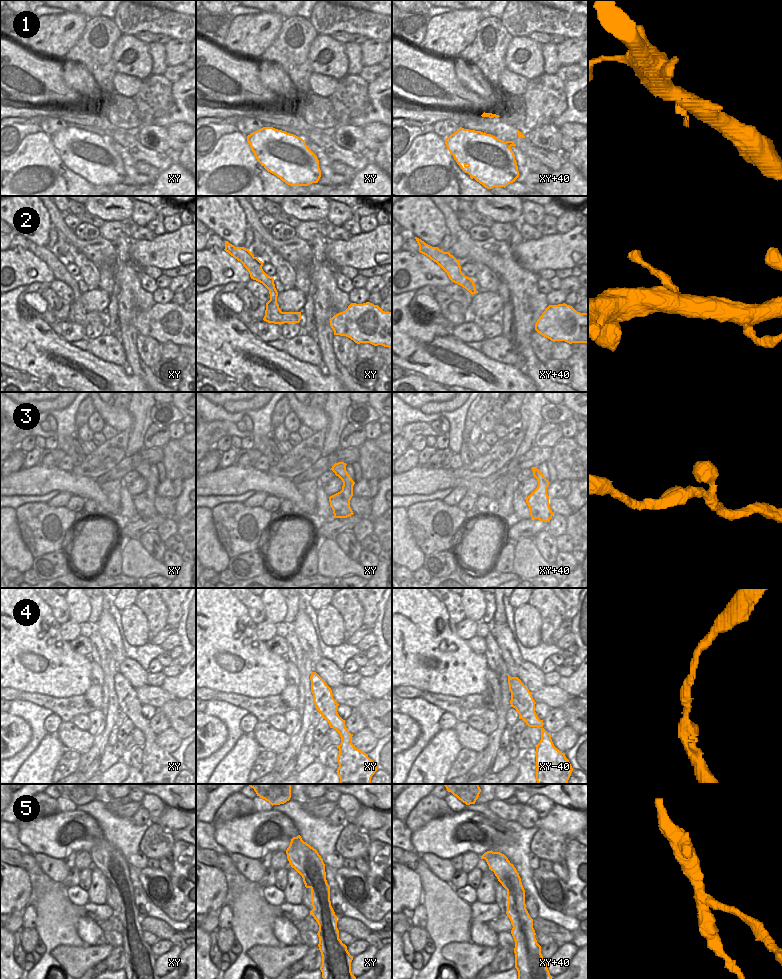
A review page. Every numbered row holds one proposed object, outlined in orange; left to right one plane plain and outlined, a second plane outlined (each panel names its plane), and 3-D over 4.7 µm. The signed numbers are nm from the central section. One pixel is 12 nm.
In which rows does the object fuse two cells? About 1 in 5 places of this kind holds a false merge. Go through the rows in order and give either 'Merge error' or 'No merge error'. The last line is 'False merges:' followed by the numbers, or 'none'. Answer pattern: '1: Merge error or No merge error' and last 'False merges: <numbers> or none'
1: No merge error
2: No merge error
3: No merge error
4: No merge error
5: Merge error
False merges: 5.

